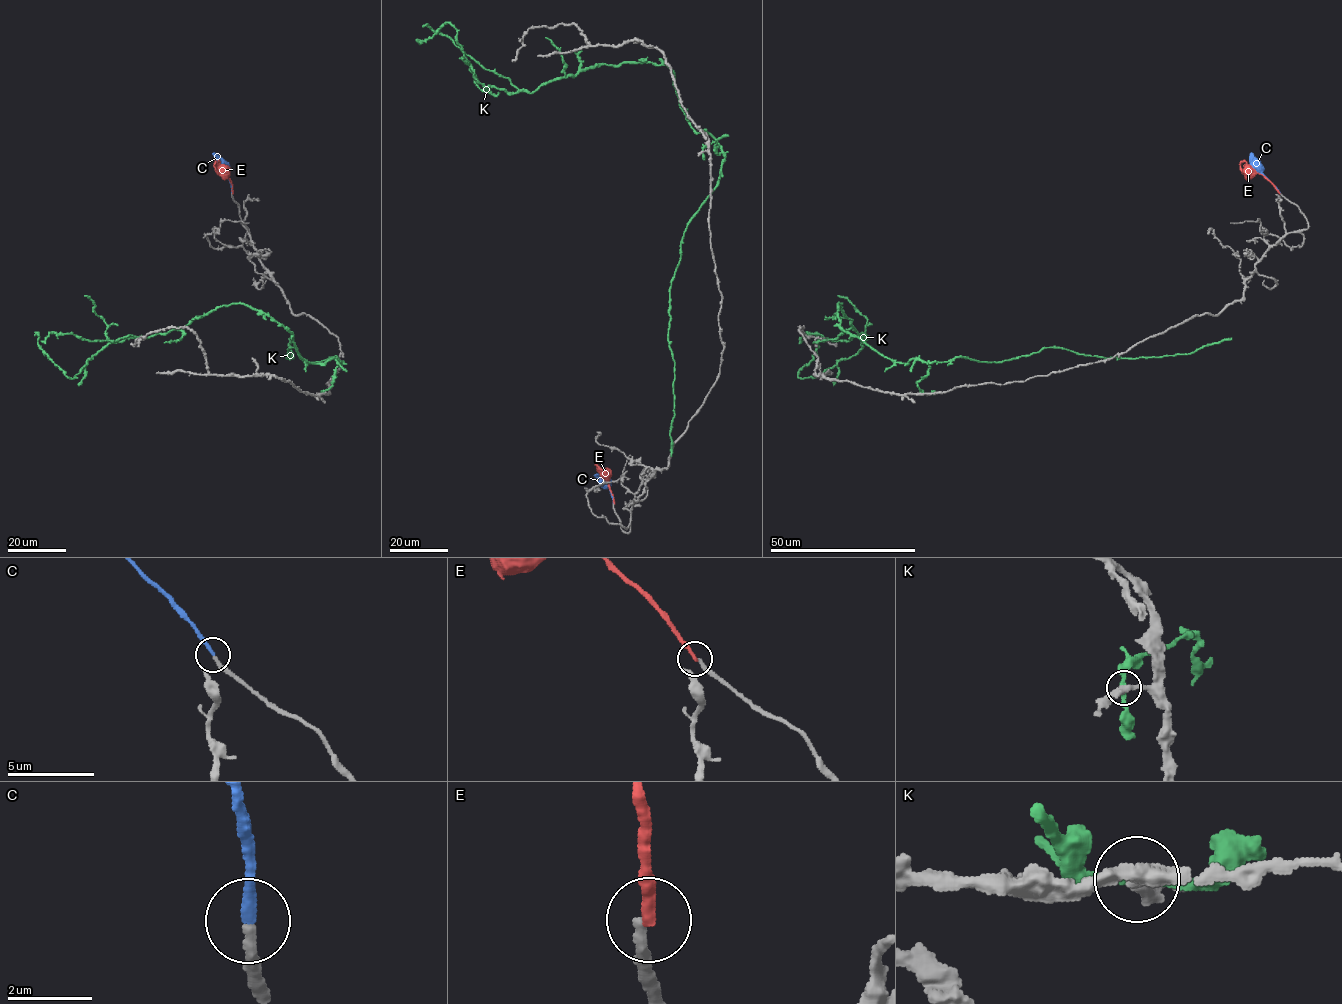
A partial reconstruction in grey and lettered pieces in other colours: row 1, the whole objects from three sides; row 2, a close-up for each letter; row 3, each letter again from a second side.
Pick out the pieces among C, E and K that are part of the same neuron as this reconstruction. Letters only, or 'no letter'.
C

